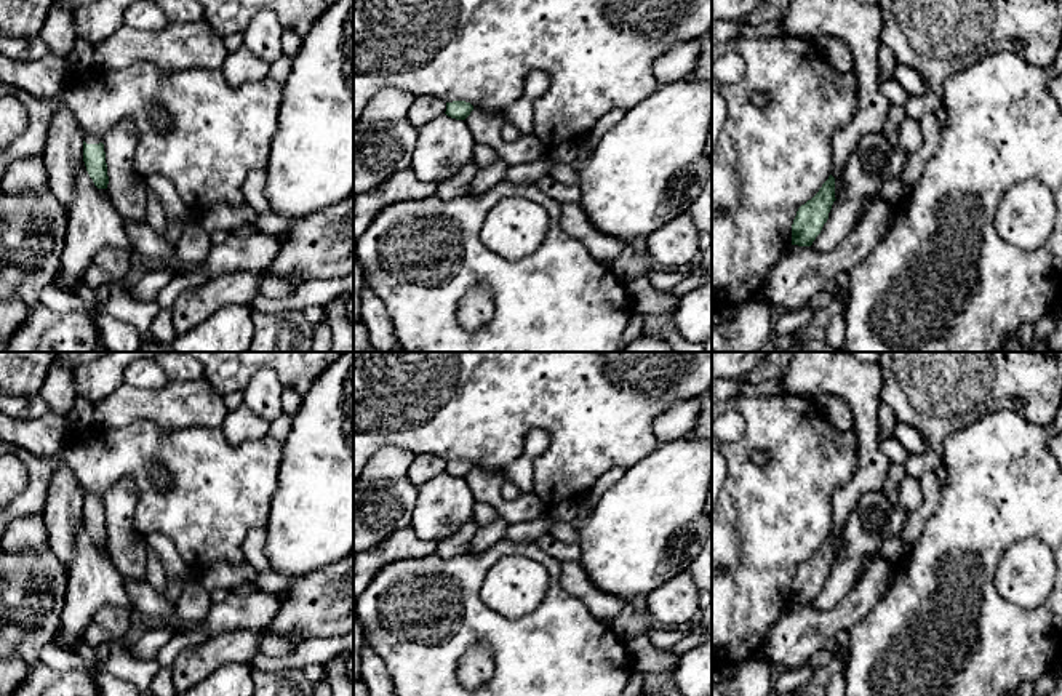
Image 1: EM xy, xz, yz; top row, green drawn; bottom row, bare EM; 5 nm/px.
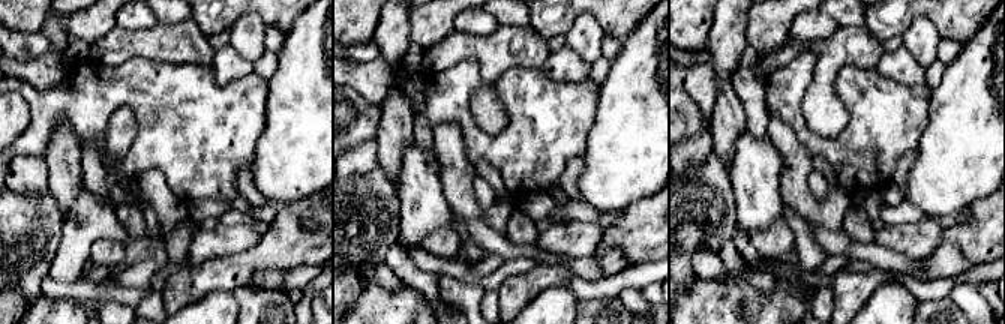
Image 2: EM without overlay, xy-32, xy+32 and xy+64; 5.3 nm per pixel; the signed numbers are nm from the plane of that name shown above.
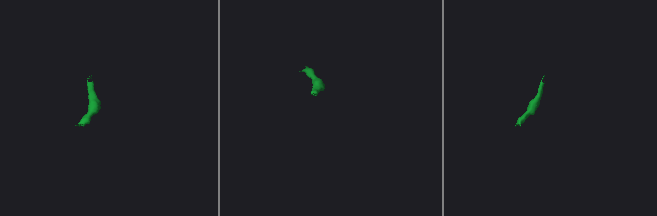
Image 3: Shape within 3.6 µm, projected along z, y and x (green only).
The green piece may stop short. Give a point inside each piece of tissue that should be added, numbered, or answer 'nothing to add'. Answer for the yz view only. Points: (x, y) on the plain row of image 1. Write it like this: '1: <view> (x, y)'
nothing to add

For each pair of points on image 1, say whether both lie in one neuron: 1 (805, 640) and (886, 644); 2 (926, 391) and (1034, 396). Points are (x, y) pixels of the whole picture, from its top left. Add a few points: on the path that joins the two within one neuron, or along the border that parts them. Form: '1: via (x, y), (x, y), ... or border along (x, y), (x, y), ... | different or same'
1: border along (875, 605), (848, 631) | different
2: via (954, 391), (1006, 391) | same

